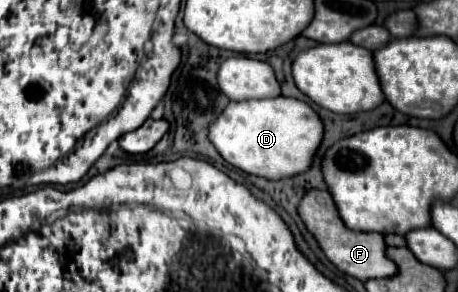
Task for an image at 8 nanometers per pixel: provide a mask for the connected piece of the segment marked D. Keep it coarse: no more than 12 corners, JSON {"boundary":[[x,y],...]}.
{"boundary":[[290,97],[232,101],[210,141],[264,179],[302,175],[324,139]]}

